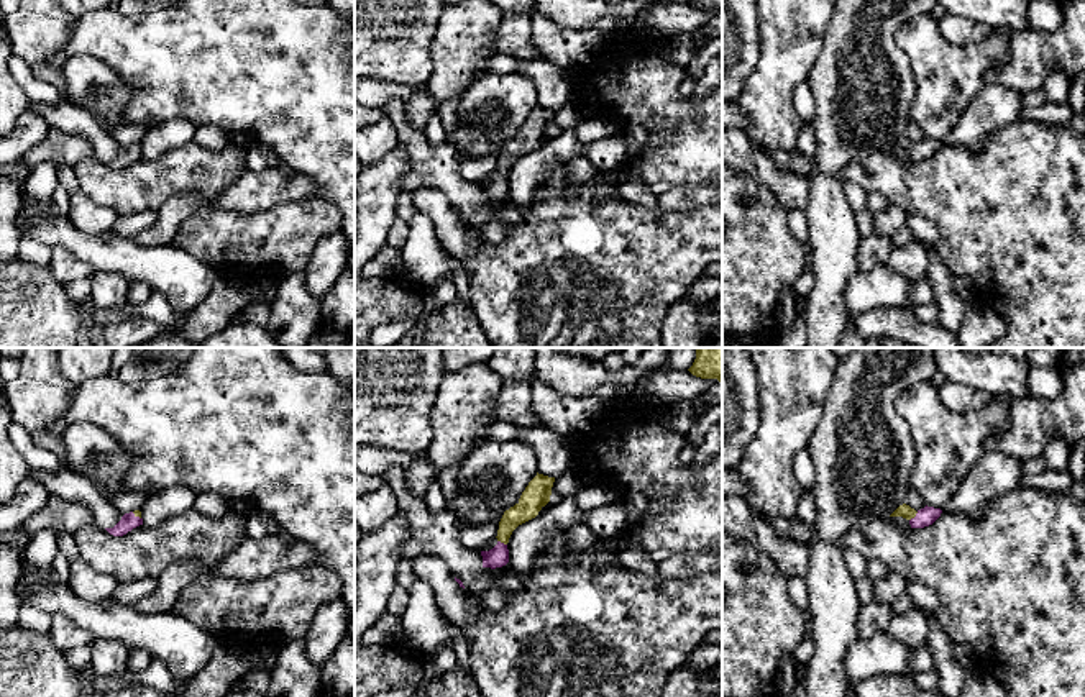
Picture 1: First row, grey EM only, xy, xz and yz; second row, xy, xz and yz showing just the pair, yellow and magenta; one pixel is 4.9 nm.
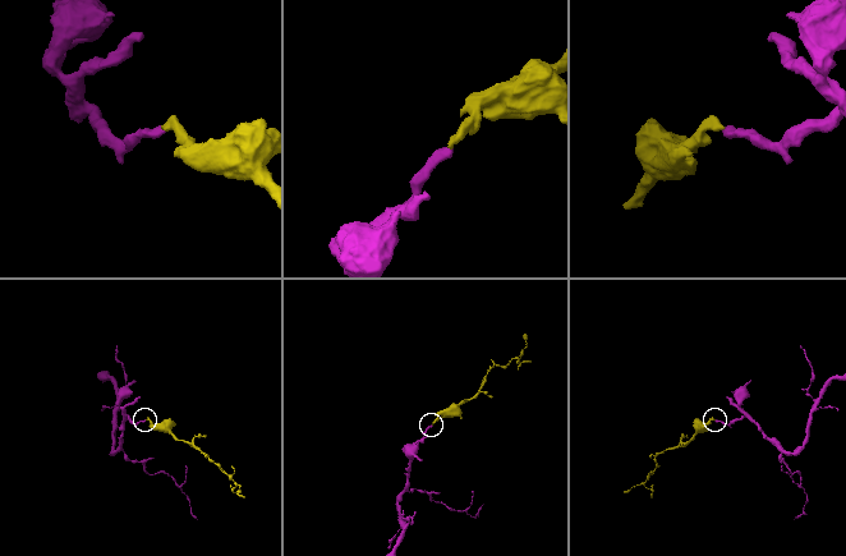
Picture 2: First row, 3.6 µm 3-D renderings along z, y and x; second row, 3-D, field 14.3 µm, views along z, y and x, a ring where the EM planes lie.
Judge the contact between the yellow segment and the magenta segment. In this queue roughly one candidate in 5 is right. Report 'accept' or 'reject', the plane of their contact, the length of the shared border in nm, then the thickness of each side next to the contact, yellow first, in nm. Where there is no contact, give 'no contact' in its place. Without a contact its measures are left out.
accept; meets yellow in yz; contact 60 nm long; 70 nm thick on the yellow side, 90 nm on the other

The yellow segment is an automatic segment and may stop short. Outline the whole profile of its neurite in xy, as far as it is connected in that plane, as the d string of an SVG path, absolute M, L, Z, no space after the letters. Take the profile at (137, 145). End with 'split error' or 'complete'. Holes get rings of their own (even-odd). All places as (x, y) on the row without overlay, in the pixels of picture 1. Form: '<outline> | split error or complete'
M135 143L135 144L125 146L113 161L105 161L105 162L113 169L123 169L140 157L143 157L141 144Z | split error

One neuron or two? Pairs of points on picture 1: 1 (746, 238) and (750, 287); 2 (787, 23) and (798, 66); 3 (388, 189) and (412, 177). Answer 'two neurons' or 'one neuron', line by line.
1: one neuron
2: one neuron
3: two neurons

